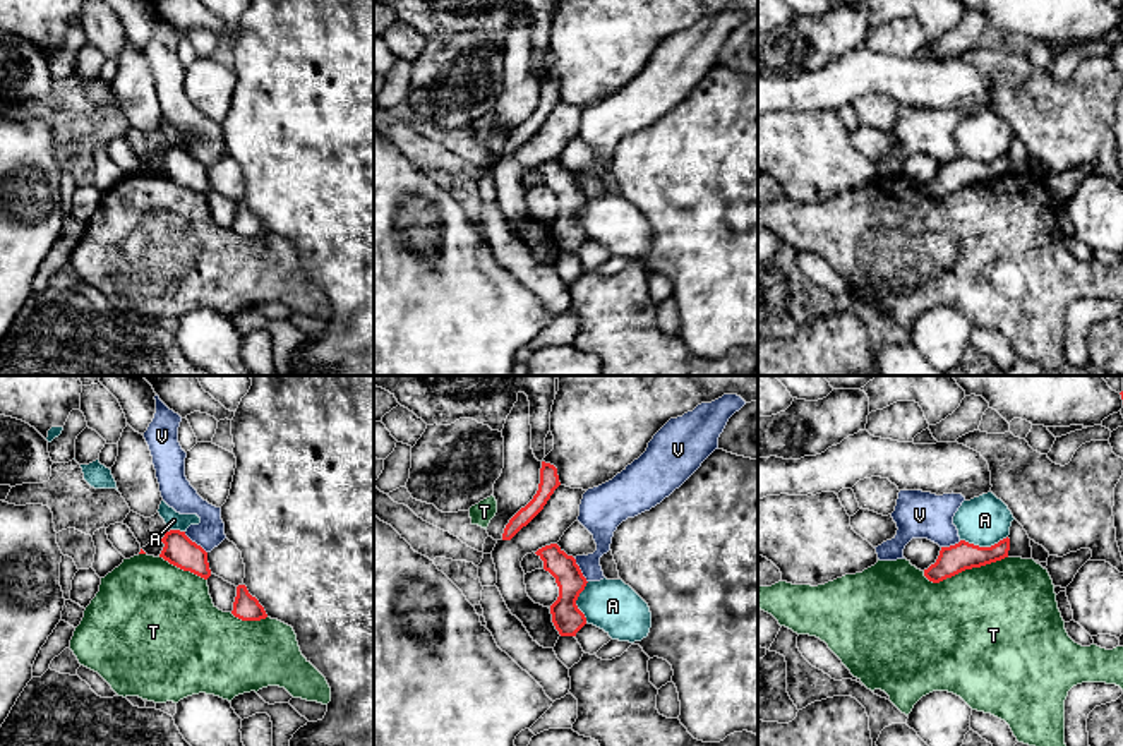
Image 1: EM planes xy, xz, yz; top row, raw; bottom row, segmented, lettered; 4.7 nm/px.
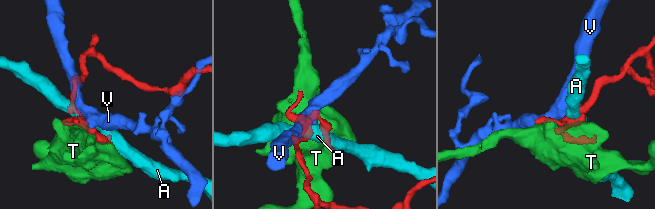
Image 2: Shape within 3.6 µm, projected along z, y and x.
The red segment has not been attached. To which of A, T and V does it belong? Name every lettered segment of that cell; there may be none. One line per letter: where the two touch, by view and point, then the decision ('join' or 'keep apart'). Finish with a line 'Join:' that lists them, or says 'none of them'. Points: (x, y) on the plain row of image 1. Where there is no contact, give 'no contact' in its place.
A: yz (983, 163) | keep apart
T: yz (964, 186) | keep apart
V: xy (194, 158) | keep apart
Join: none of them

